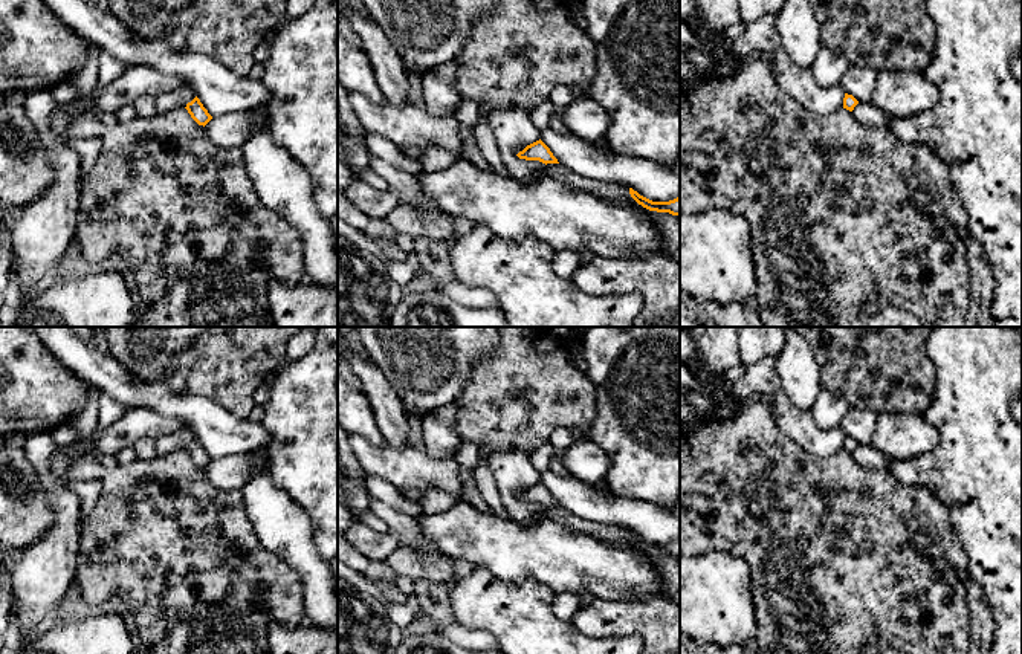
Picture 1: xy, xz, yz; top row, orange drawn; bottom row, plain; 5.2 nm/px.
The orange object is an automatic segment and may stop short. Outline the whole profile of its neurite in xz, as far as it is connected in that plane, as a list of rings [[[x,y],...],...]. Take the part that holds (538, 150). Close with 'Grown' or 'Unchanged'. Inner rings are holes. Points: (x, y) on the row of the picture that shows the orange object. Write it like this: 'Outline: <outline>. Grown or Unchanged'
Outline: [[[539,139],[530,145],[527,145],[522,151],[516,154],[519,159],[526,160],[539,160],[542,164],[559,164],[553,156],[550,148]]]. Unchanged

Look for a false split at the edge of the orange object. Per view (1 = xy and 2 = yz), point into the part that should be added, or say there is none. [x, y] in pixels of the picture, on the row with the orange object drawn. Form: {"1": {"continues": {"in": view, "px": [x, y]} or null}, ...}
{"1": {"continues": null}, "2": {"continues": null}}

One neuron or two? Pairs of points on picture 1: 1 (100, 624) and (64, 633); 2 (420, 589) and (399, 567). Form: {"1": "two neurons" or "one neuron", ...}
{"1": "one neuron", "2": "two neurons"}

